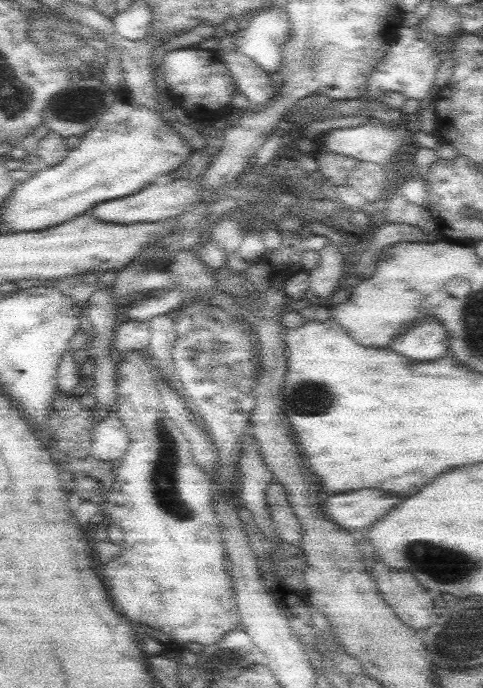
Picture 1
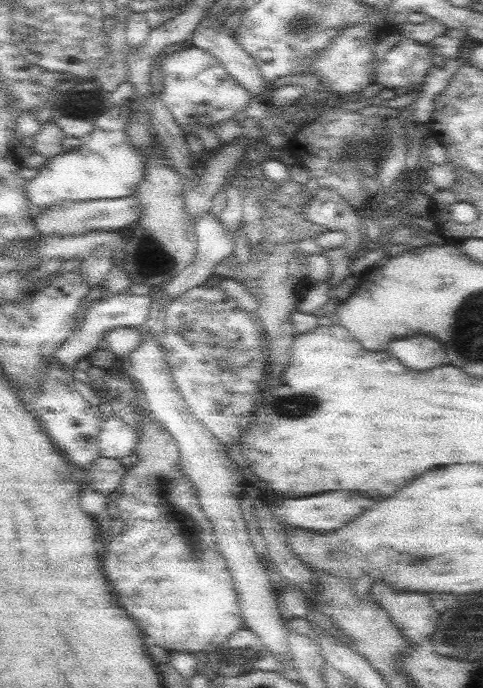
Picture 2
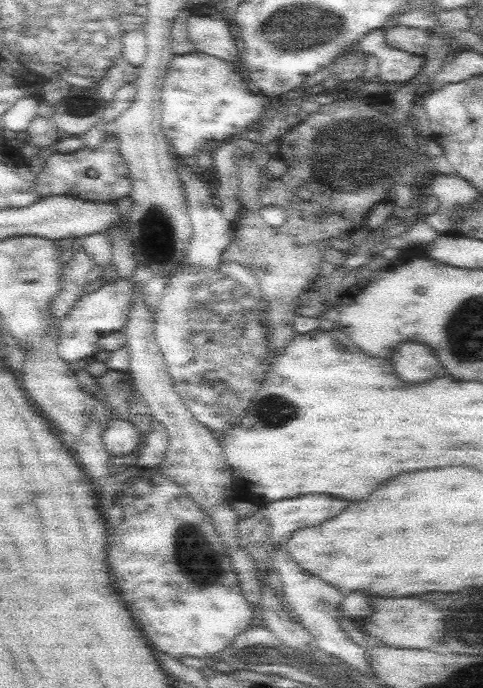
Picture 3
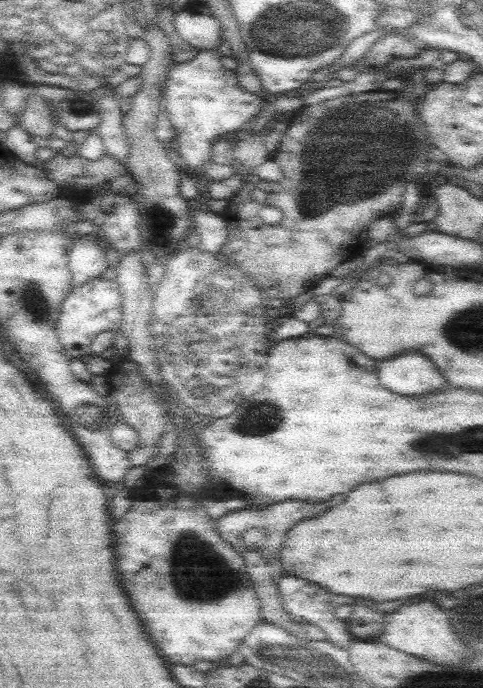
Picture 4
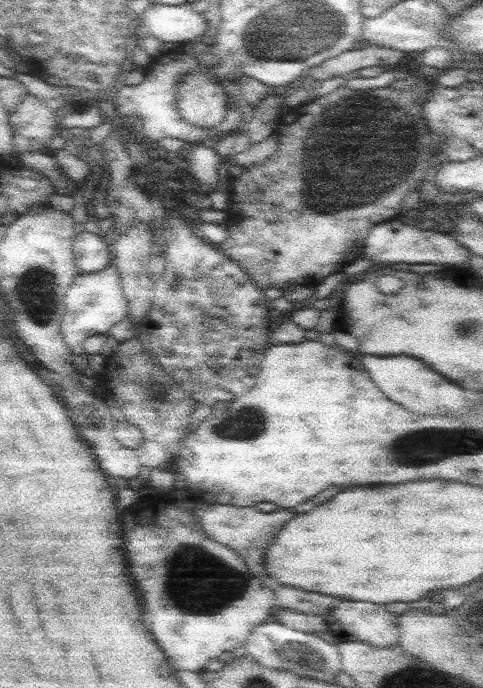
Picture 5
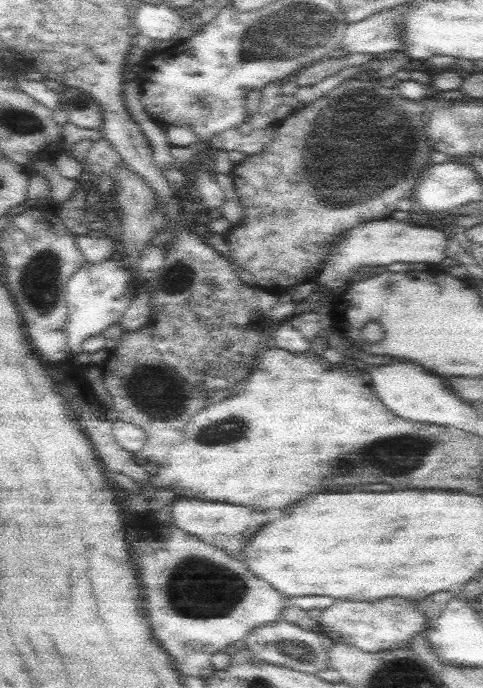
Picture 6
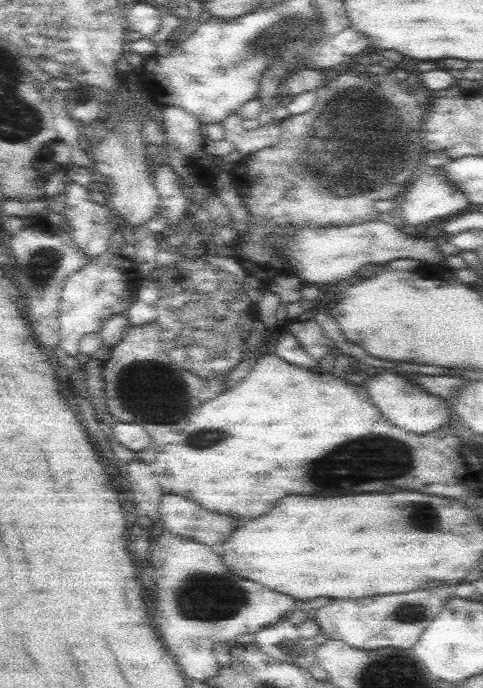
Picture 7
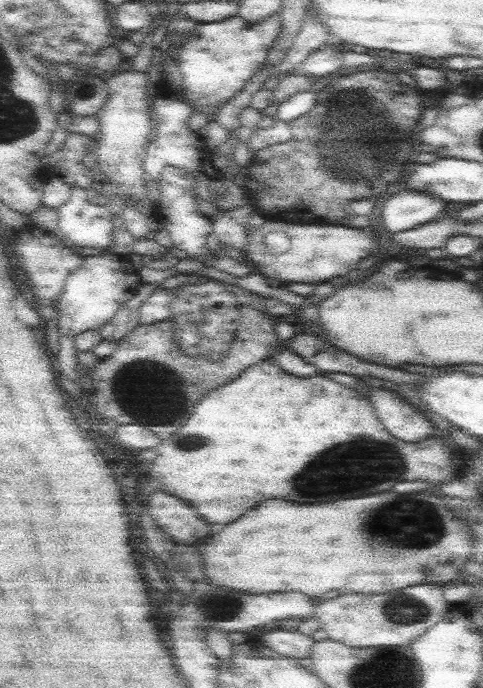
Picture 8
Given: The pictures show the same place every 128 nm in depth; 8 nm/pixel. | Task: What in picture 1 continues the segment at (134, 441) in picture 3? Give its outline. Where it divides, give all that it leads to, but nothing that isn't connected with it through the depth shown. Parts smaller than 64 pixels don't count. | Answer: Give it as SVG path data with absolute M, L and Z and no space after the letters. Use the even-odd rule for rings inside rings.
M116 410L110 411L110 414L94 427L90 454L98 461L117 464L124 459L129 444L128 429L124 428Z

